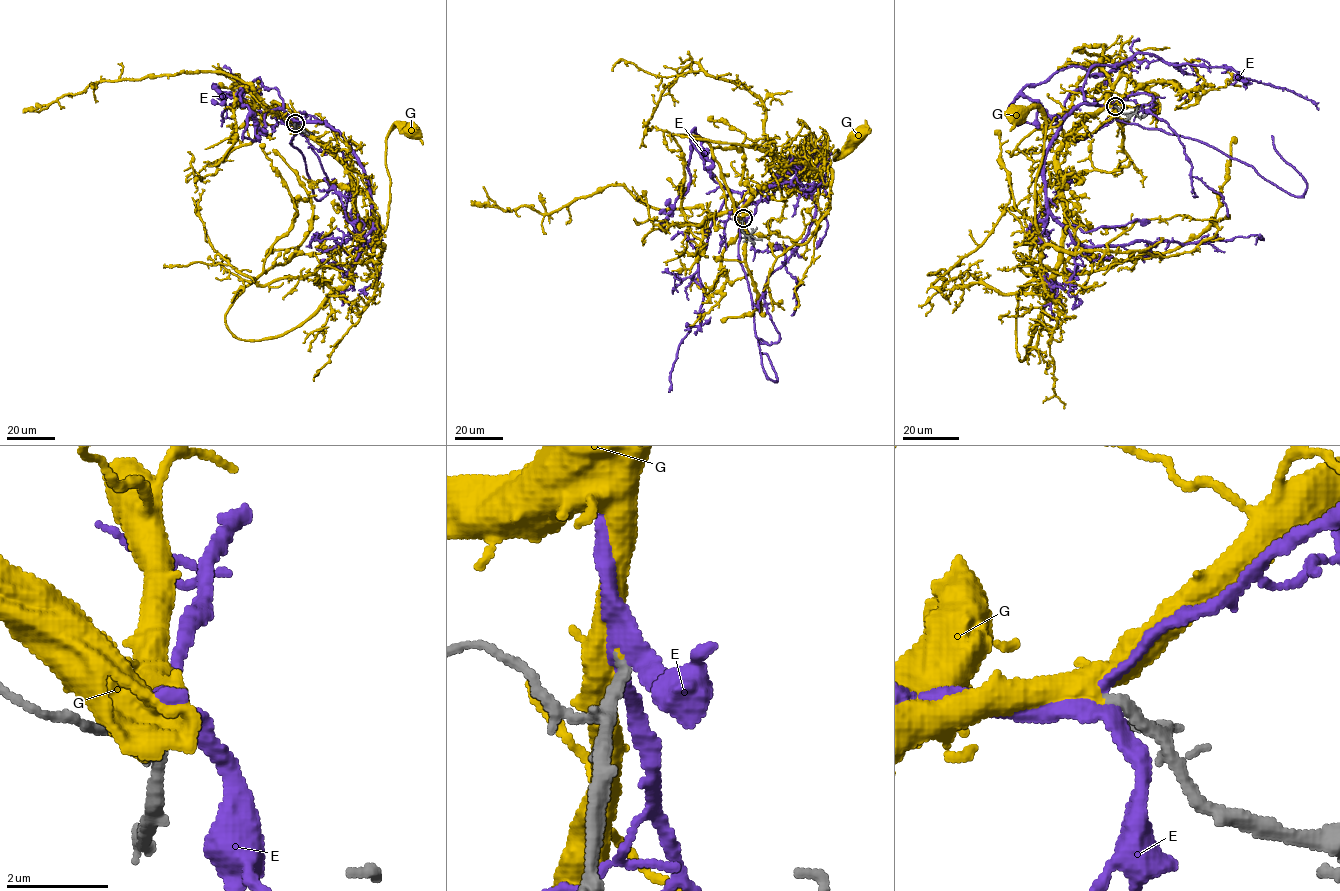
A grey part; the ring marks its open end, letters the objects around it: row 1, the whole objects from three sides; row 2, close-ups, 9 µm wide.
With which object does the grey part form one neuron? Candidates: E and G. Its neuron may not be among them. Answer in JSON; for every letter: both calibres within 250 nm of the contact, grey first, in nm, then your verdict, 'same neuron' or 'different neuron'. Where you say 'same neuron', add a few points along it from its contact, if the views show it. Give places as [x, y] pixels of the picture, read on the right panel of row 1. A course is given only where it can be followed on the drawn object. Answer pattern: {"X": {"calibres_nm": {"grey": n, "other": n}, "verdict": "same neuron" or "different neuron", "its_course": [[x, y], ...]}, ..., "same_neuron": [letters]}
{"E": {"calibres_nm": {"grey": 260, "other": 260}, "verdict": "different neuron"}, "G": {"calibres_nm": {"grey": 240, "other": 320}, "verdict": "same neuron", "its_course": [[1114, 107], [1090, 115], [1058, 155], [1064, 220], [1053, 269], [1041, 263], [1035, 223], [1045, 113], [1015, 115]]}, "same_neuron": ["G"]}

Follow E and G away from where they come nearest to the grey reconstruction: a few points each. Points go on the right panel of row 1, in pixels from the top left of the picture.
E: (1115, 107), (1079, 104), (1044, 160), (1048, 211), (1074, 241), (1185, 244), (1257, 235), (1263, 238), (1255, 244)
G: (1114, 107), (1090, 115), (1058, 155), (1064, 220), (1053, 269), (1041, 263), (1035, 223), (1045, 113), (1015, 115)

